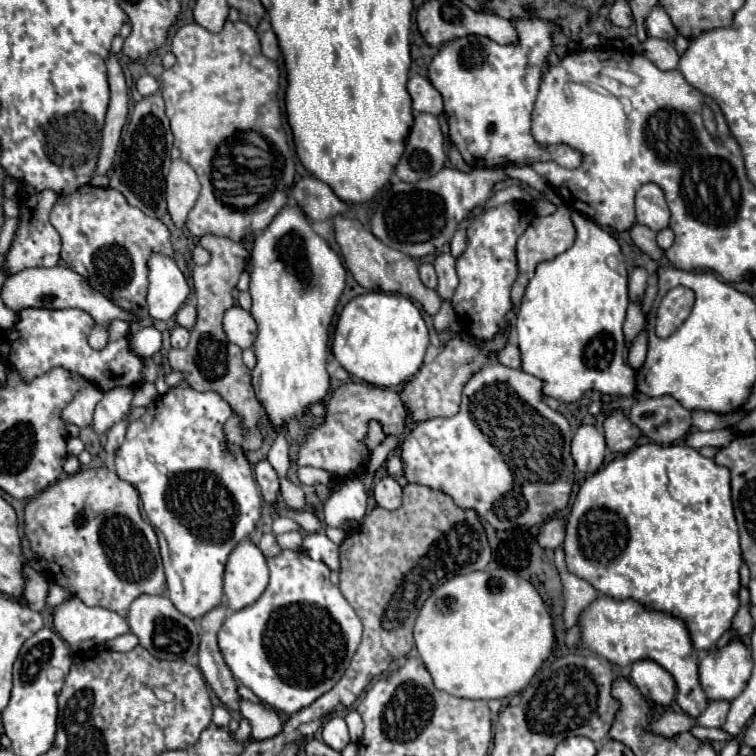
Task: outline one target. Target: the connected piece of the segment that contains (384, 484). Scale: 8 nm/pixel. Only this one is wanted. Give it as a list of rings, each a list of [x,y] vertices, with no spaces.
[[[382,477],[372,489],[374,499],[384,509],[398,509],[402,503],[402,487],[392,477]]]

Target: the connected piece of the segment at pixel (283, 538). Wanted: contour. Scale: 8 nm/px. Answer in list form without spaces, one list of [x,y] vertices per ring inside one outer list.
[[[292,531],[292,533],[282,533],[282,535],[276,535],[278,543],[282,549],[292,549],[292,551],[298,551],[302,549],[302,535],[298,531]]]

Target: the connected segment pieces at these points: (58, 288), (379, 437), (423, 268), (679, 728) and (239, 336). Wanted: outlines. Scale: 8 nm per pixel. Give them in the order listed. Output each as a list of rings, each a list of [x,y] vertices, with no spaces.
[[[56,265],[56,267],[34,267],[34,269],[24,269],[12,277],[8,277],[8,281],[2,287],[2,301],[8,309],[12,311],[20,311],[26,307],[46,307],[46,309],[66,309],[66,307],[76,307],[86,311],[92,319],[94,319],[94,327],[92,333],[88,337],[88,343],[92,349],[104,349],[108,343],[108,327],[112,321],[122,319],[128,323],[136,323],[138,317],[132,311],[126,311],[122,307],[118,307],[114,301],[110,301],[108,297],[104,297],[100,291],[96,291],[86,277],[82,277],[80,273],[72,271],[66,265]]]
[[[370,421],[368,423],[368,435],[364,439],[364,447],[368,449],[368,453],[372,453],[384,439],[386,439],[386,433],[382,431],[382,425],[378,421]]]
[[[422,263],[420,265],[420,279],[426,287],[430,289],[436,289],[438,285],[438,279],[436,279],[436,271],[434,271],[434,265],[432,263]]]
[[[664,713],[664,715],[656,717],[652,731],[670,737],[670,735],[676,735],[676,733],[690,731],[692,727],[696,727],[696,719],[692,719],[684,713]]]
[[[234,305],[224,313],[224,333],[238,347],[252,347],[256,339],[256,321],[250,311],[244,311],[242,307]]]

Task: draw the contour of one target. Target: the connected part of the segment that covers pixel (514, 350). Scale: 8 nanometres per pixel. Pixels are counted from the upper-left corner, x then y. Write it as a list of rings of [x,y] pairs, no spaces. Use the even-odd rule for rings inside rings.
[[[512,339],[500,353],[496,353],[496,361],[500,361],[502,365],[508,365],[512,369],[520,369],[522,367],[522,359],[520,359],[518,343]]]

